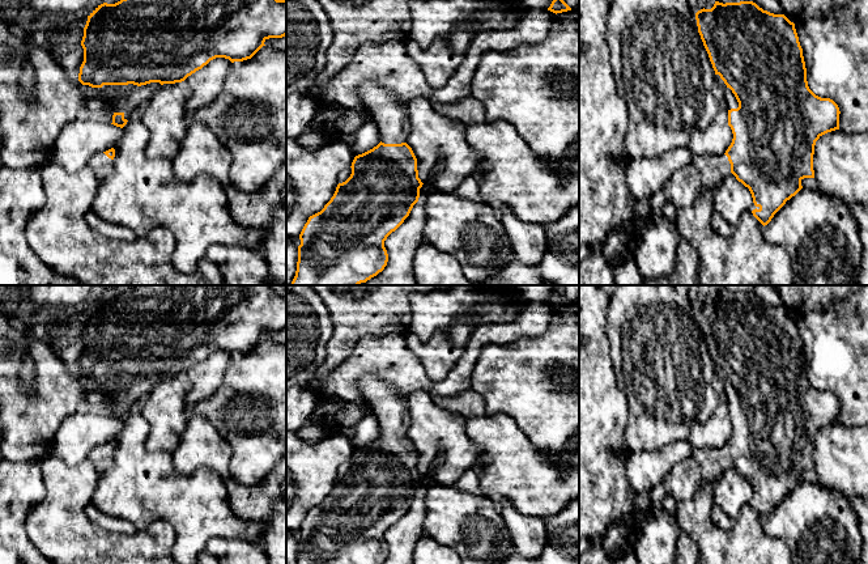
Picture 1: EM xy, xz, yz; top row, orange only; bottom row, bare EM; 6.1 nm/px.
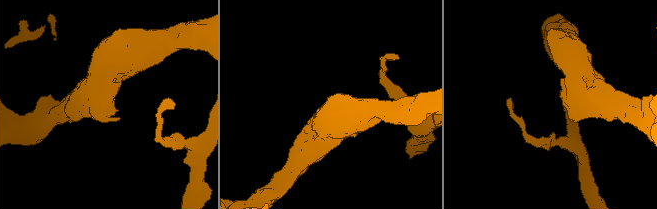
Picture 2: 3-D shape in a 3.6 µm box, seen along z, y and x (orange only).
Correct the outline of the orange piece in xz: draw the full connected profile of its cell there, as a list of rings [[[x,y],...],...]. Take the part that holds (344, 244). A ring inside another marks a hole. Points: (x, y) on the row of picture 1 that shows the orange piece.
[[[378,82],[362,84],[359,96],[378,126],[380,143],[354,157],[350,177],[337,185],[320,212],[309,217],[299,234],[297,271],[292,285],[359,285],[376,276],[388,262],[384,241],[418,202],[424,183],[418,178],[417,158],[407,144],[407,102],[396,99]]]

